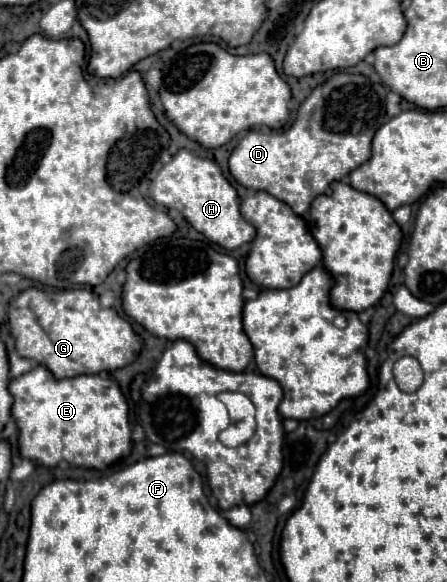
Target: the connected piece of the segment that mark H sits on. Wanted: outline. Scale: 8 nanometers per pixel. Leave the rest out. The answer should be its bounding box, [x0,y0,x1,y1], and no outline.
[148,149,256,249]

